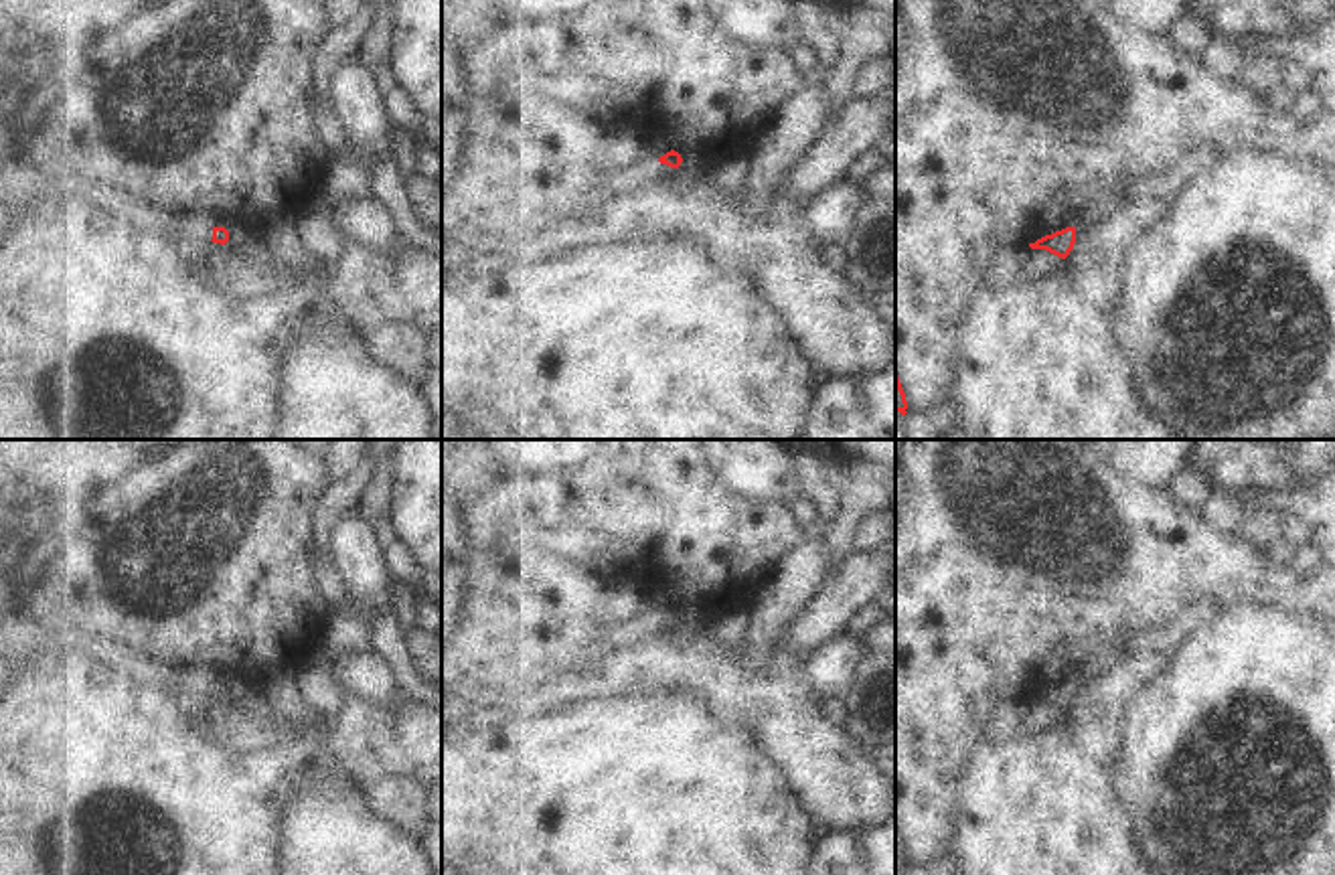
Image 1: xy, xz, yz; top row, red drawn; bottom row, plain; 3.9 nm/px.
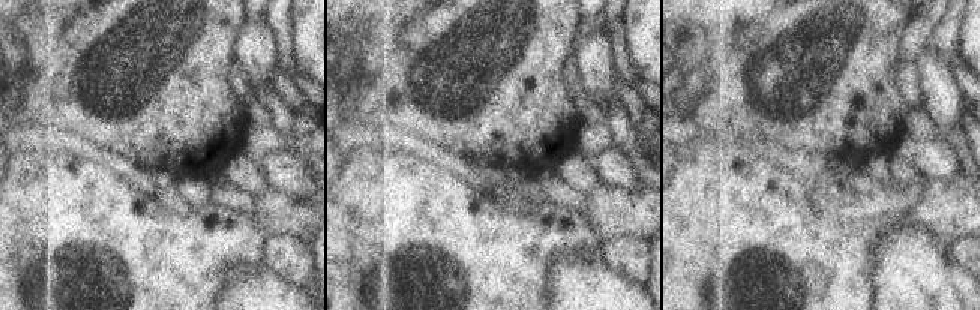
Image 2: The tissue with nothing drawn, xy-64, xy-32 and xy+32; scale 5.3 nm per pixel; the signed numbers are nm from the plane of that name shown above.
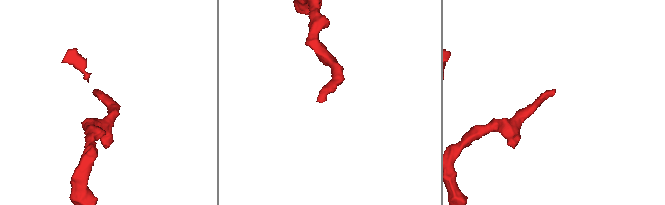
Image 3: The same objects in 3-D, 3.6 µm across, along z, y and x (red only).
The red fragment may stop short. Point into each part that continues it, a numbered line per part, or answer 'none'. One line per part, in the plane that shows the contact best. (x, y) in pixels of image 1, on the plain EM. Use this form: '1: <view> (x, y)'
none

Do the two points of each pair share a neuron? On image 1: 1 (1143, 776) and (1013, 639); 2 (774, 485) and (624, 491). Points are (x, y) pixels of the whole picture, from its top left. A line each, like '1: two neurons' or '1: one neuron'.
1: two neurons
2: two neurons

